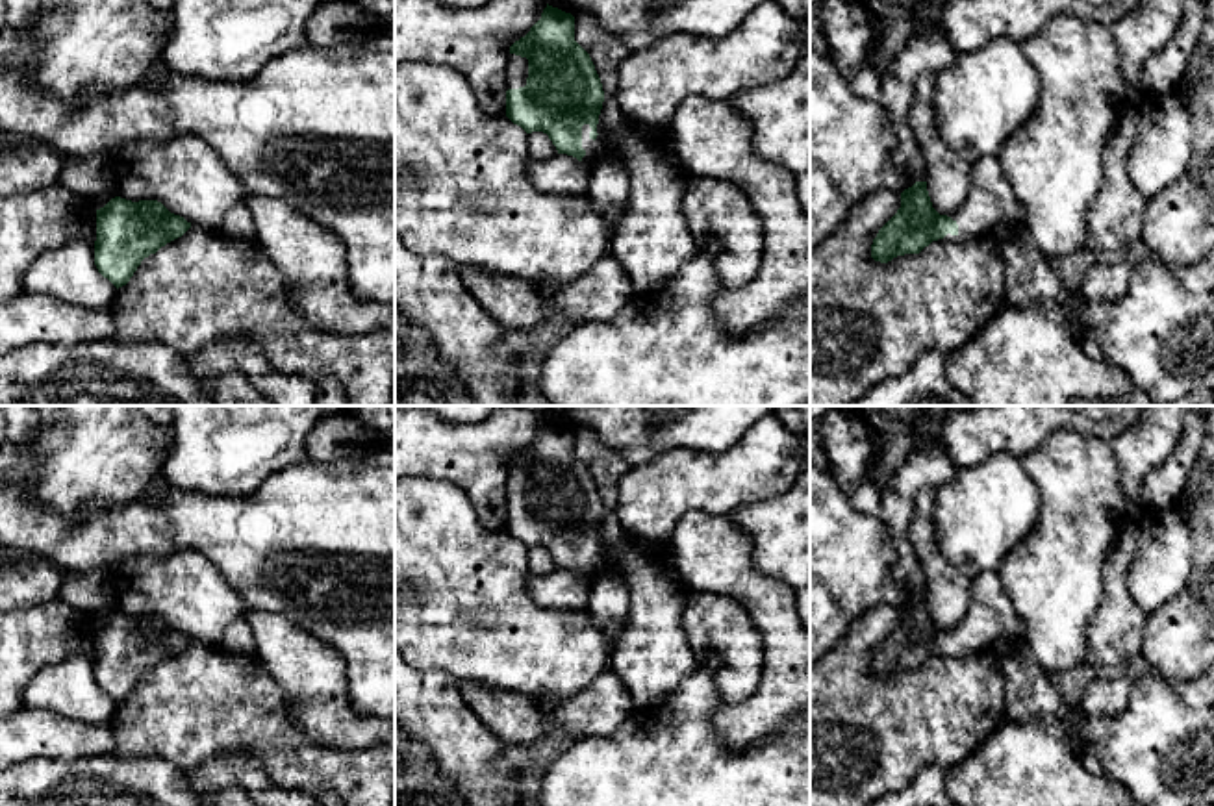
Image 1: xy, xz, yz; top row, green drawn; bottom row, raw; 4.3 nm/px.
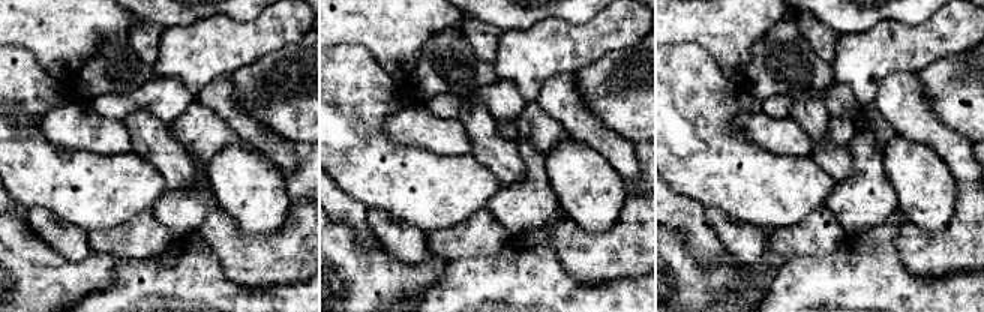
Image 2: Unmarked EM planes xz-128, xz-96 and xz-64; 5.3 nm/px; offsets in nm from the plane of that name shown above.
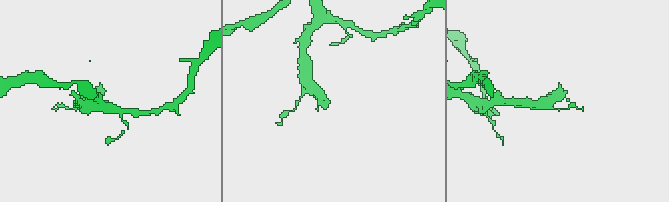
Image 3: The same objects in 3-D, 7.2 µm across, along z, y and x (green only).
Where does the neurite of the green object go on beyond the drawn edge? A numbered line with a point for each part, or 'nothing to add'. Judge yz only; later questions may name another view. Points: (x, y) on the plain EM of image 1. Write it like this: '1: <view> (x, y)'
1: yz (990, 616)

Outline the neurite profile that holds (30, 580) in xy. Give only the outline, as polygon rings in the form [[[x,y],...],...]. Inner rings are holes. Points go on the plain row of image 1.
[[[20,556],[0,569],[0,610],[39,606],[59,595],[65,573],[35,556]]]

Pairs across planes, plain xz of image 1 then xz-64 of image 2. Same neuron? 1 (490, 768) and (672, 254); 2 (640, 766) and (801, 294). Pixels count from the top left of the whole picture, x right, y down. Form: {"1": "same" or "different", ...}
{"1": "different", "2": "same"}

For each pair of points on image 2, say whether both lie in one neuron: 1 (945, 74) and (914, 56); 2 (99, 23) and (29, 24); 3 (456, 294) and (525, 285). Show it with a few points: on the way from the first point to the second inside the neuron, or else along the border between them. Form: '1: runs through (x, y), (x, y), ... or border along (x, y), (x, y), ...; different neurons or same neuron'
1: border along (963, 51), (945, 54), (914, 72); different neurons
2: runs through (81, 23), (47, 24); same neuron
3: runs through (473, 291), (509, 291); same neuron

